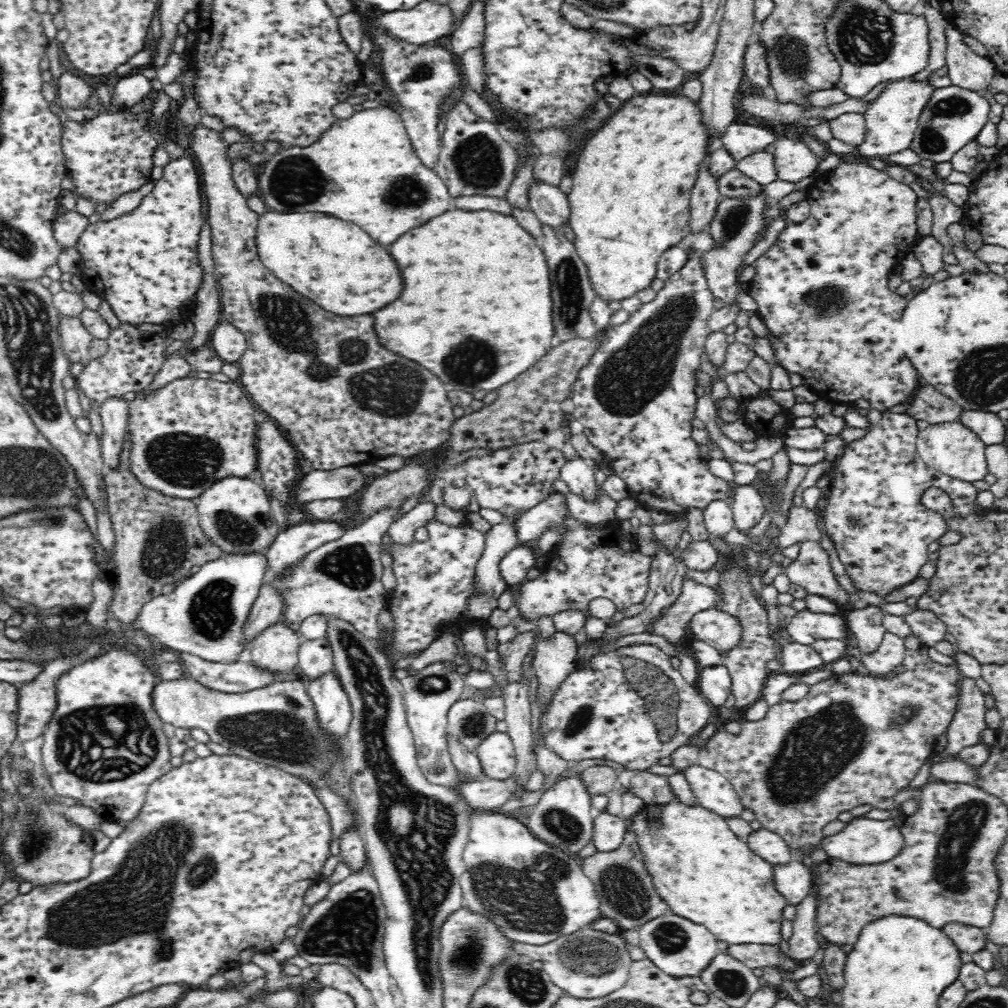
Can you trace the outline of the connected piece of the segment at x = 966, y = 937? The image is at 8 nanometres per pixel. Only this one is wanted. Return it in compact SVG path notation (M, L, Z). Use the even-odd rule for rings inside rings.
M952 921L944 924L941 929L960 952L972 954L985 949L987 934L981 928Z

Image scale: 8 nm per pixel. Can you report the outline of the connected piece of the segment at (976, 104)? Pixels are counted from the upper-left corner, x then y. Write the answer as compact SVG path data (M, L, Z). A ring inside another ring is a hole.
M954 85L937 88L919 116L910 148L921 159L941 163L951 160L953 154L976 138L990 119L990 104L981 92L970 92Z

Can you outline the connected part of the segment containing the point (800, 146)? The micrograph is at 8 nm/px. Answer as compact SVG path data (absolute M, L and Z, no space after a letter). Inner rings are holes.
M799 135L780 136L774 141L775 167L780 180L796 183L812 175L818 157Z

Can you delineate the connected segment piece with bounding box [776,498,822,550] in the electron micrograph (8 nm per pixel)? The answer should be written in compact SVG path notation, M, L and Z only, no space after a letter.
M792 498L786 515L787 518L781 520L782 535L776 541L780 550L784 550L794 543L811 541L820 544L822 542L822 532L818 528L814 510L795 505Z

